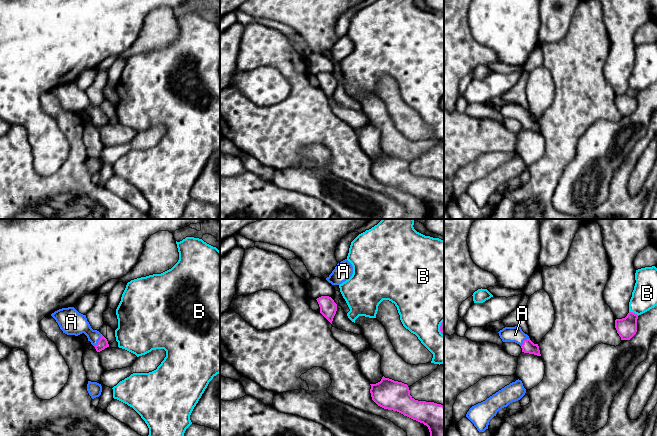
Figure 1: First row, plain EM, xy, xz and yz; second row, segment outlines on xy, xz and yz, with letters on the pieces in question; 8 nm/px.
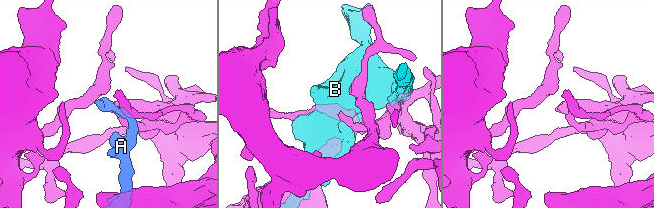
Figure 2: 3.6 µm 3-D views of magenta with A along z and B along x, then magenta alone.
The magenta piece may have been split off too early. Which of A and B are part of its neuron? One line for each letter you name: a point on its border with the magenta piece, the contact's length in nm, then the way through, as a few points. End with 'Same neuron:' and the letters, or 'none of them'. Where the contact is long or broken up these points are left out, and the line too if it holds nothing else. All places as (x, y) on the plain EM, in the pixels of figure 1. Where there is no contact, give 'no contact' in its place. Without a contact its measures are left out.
A: contact xy (99, 116); length 120 nm; way xy (102, 119), (99, 116), (83, 102), (73, 99)
Same neuron: A

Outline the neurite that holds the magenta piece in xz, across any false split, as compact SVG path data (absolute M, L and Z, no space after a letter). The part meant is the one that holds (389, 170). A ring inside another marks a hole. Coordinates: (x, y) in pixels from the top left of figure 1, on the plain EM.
M382 153L376 160L370 160L372 176L380 183L397 187L404 192L426 201L430 216L444 216L444 182L434 178L418 177L410 171L407 160Z

